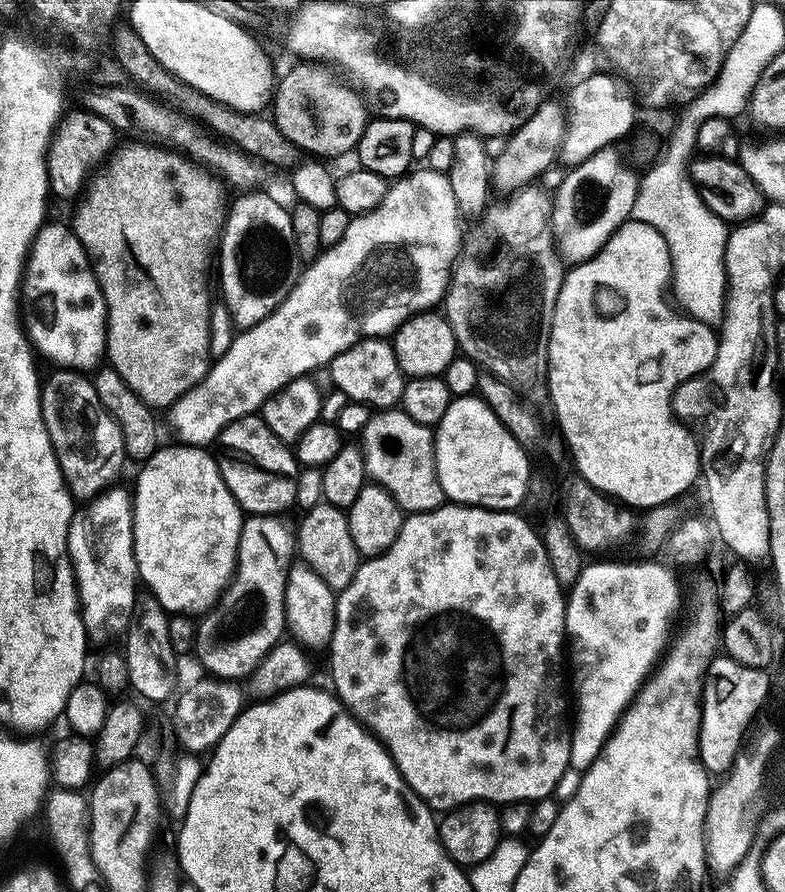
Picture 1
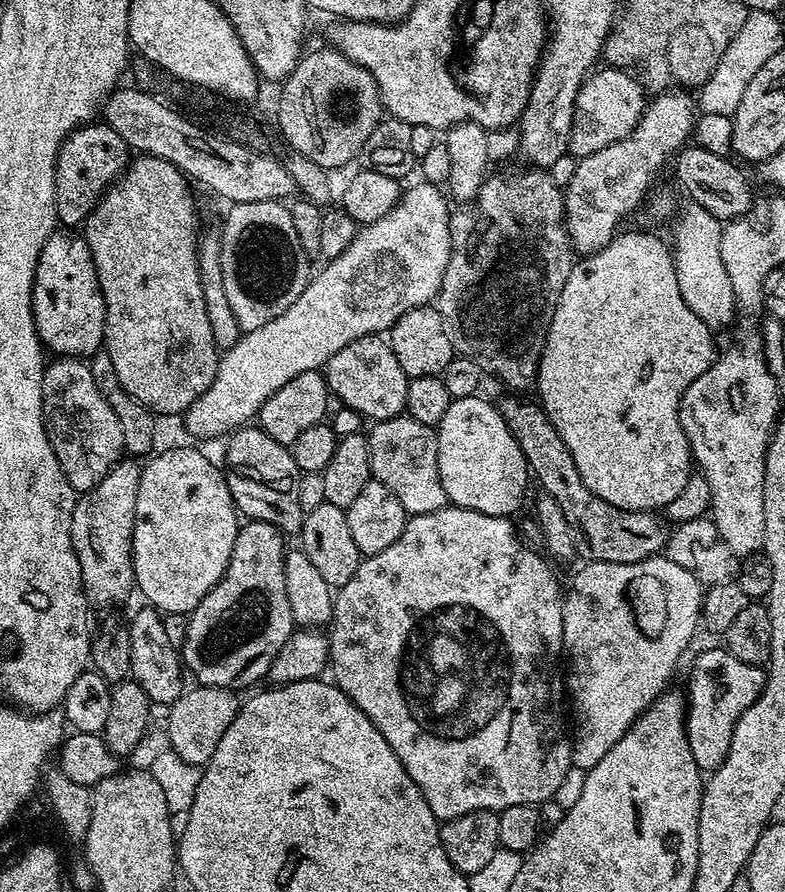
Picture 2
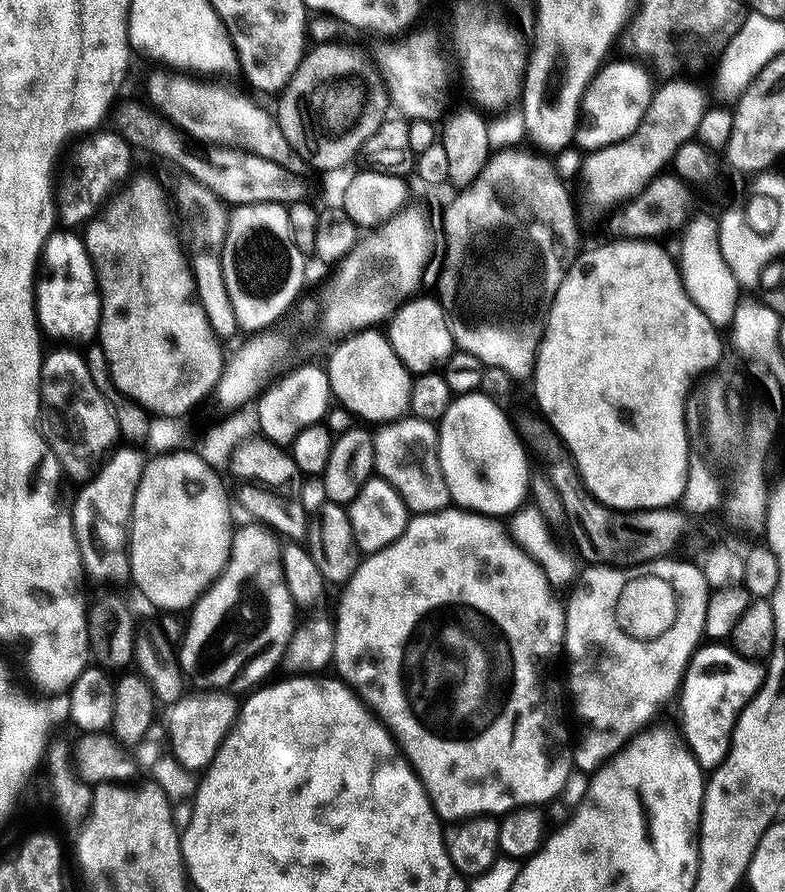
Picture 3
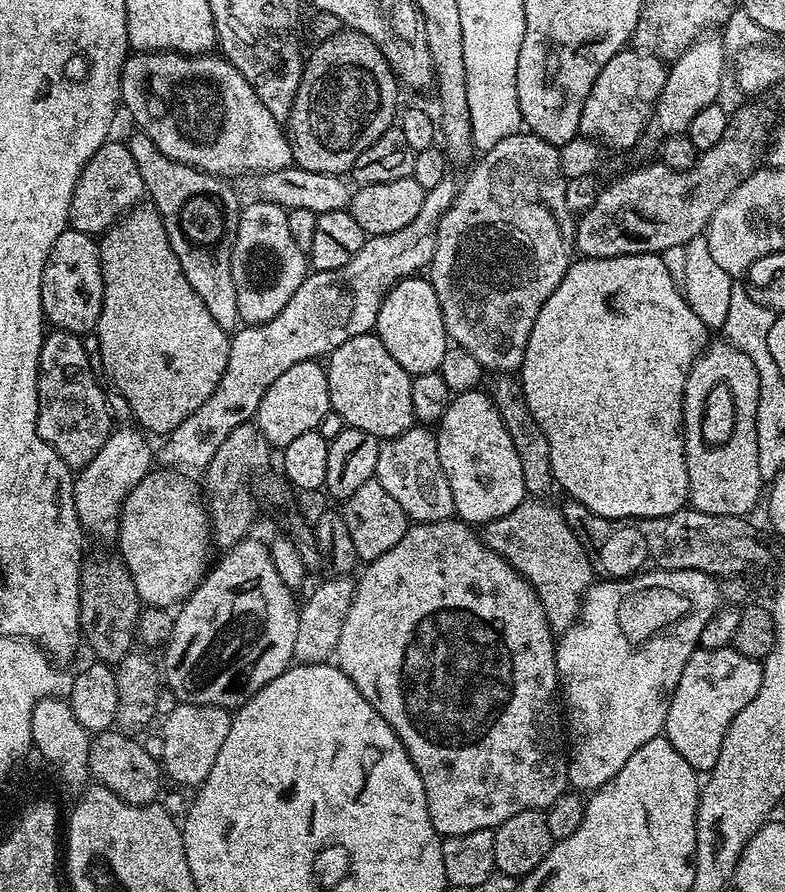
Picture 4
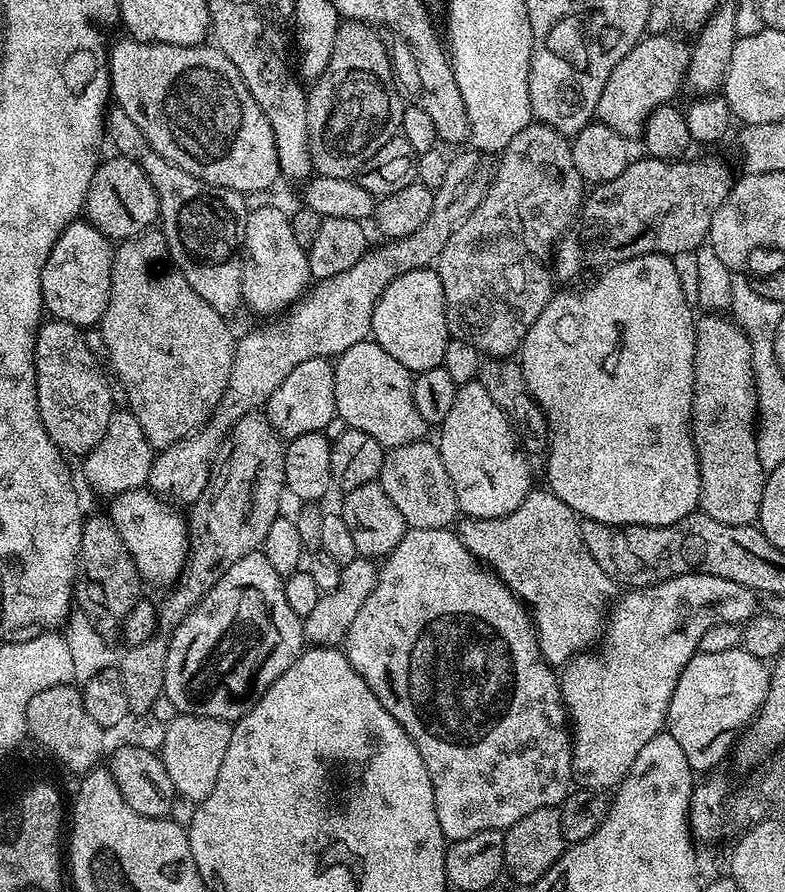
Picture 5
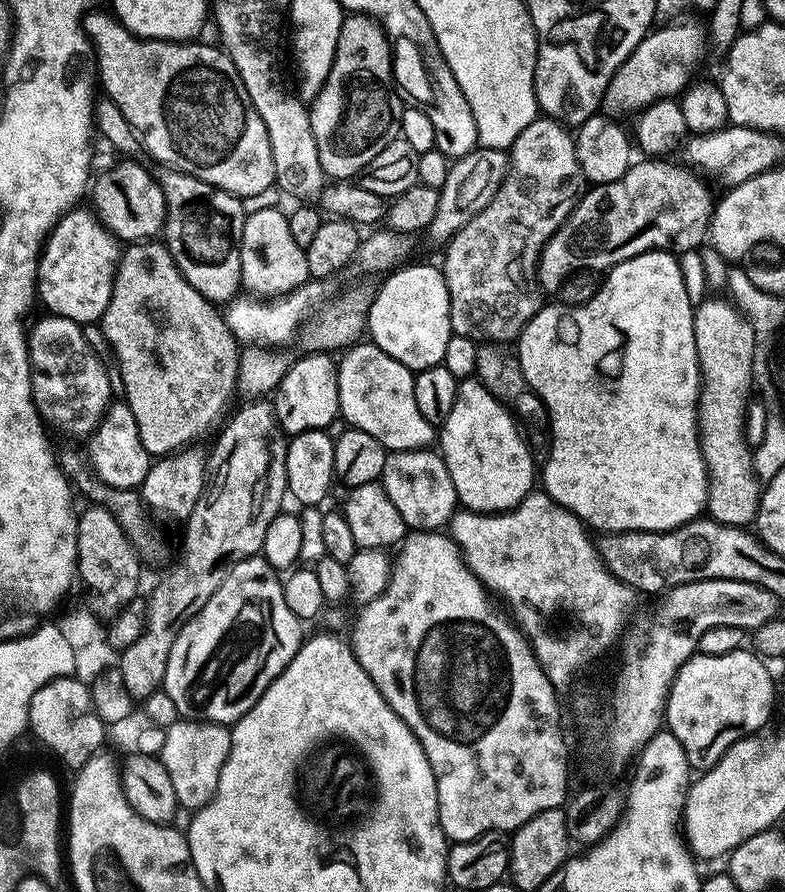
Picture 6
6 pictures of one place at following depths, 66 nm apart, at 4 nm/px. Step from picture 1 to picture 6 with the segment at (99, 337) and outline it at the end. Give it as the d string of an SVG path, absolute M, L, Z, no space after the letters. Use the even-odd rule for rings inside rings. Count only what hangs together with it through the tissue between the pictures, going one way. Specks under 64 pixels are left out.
M77 206L56 223L48 233L40 253L40 263L36 265L36 291L39 303L45 304L53 316L70 318L81 326L95 325L104 315L106 306L112 297L112 282L116 279L116 270L120 263L122 248L117 237L100 222L95 211L87 212L84 206Z

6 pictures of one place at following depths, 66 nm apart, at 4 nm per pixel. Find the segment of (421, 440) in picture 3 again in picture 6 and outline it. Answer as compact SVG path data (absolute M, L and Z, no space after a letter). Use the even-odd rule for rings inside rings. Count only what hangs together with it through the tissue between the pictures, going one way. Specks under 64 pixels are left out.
M419 448L389 452L386 466L382 466L379 483L384 485L386 494L390 494L390 502L398 506L405 529L417 532L443 529L458 511L454 482L450 482L450 470L446 470L446 462L439 451Z

